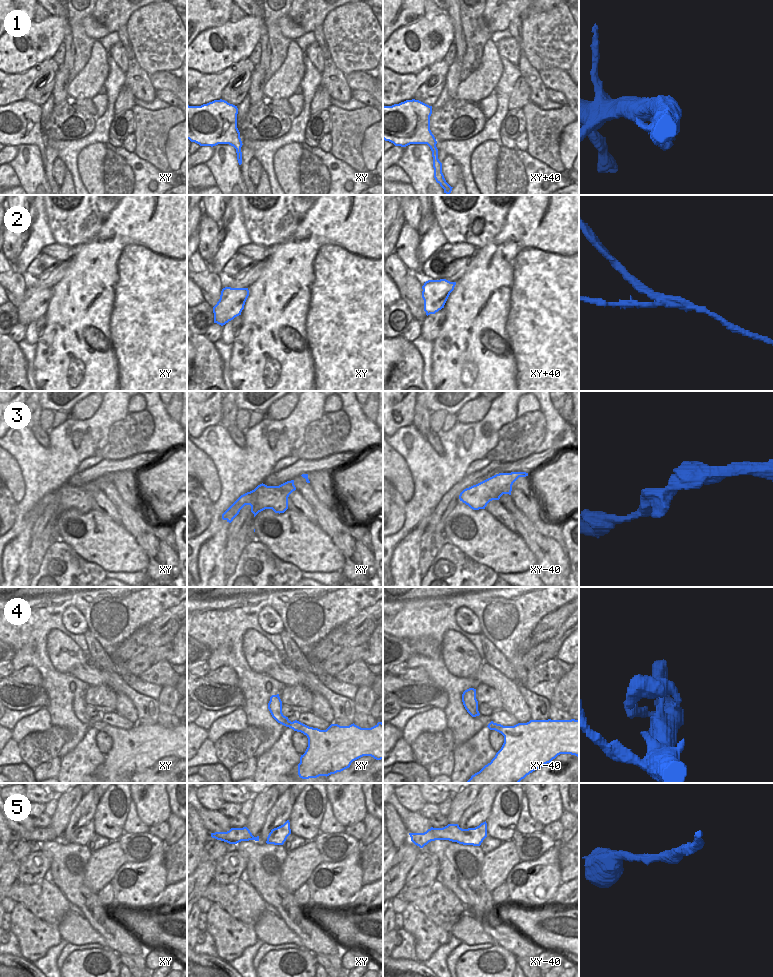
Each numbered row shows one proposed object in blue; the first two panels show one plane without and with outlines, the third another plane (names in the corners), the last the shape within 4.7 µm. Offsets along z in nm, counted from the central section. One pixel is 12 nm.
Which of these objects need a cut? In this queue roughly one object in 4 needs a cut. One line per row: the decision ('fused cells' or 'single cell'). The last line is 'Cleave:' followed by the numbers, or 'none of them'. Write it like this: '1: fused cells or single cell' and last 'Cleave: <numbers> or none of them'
1: single cell
2: fused cells
3: single cell
4: single cell
5: single cell
Cleave: 2

